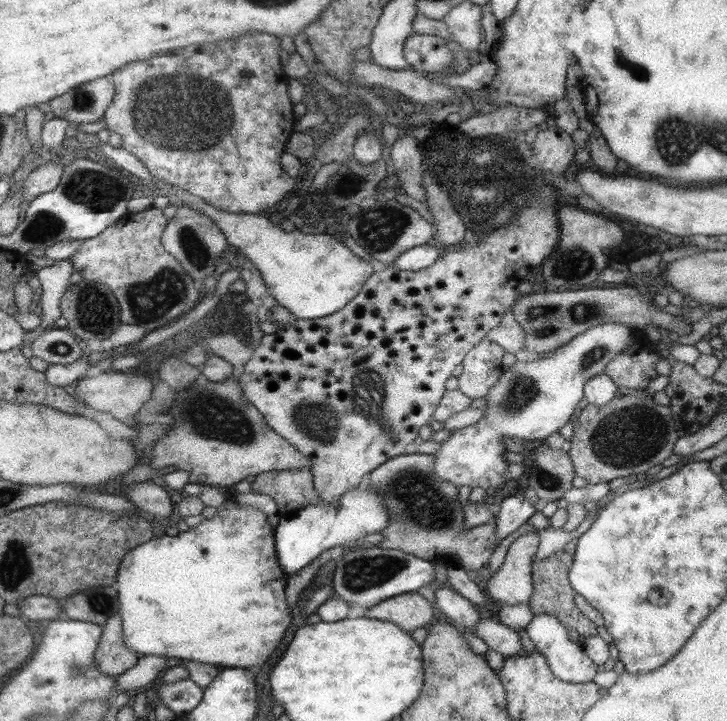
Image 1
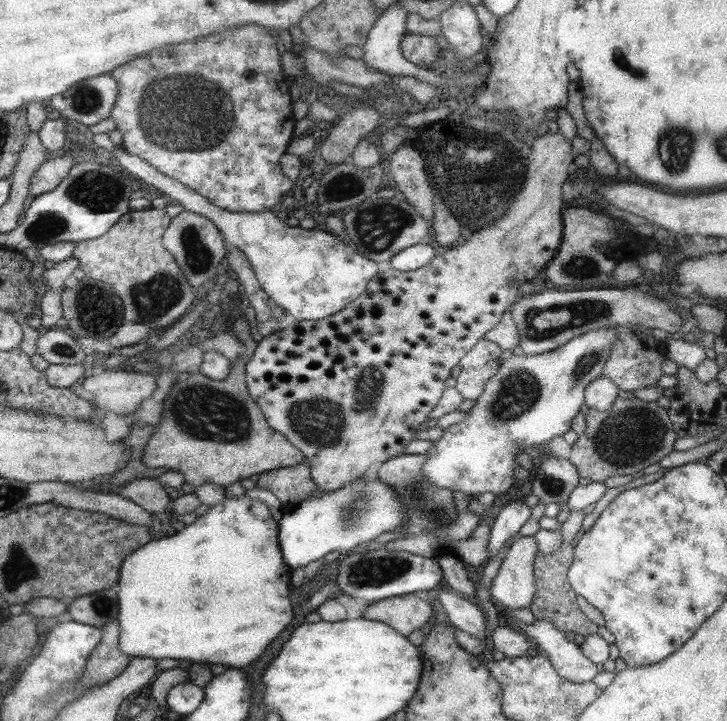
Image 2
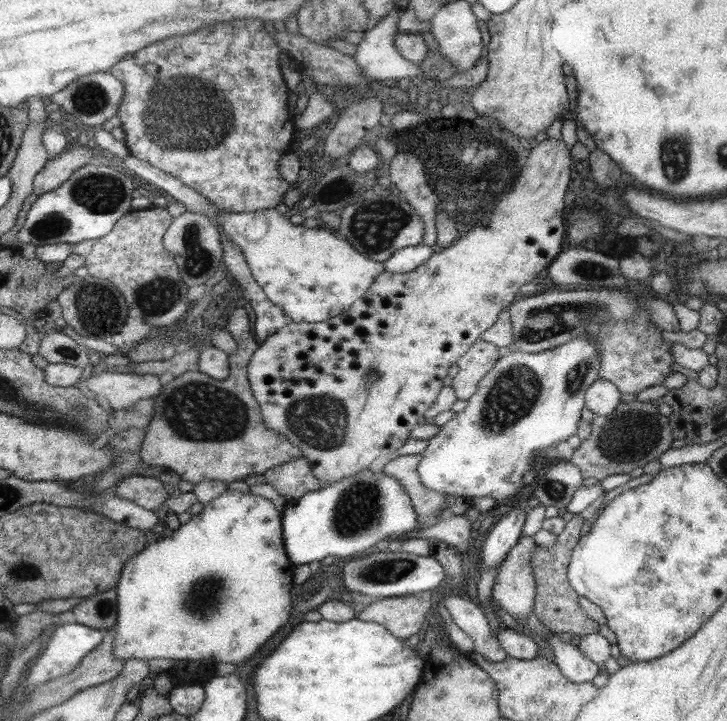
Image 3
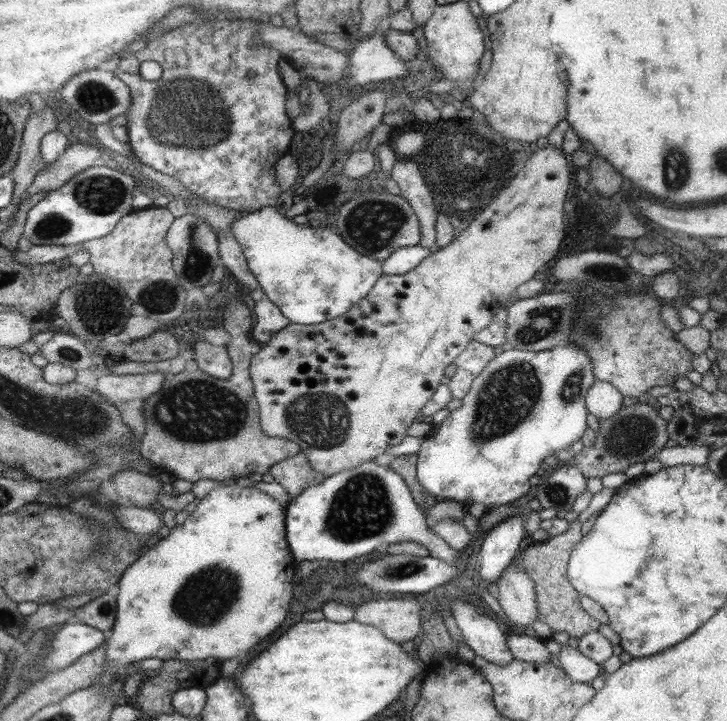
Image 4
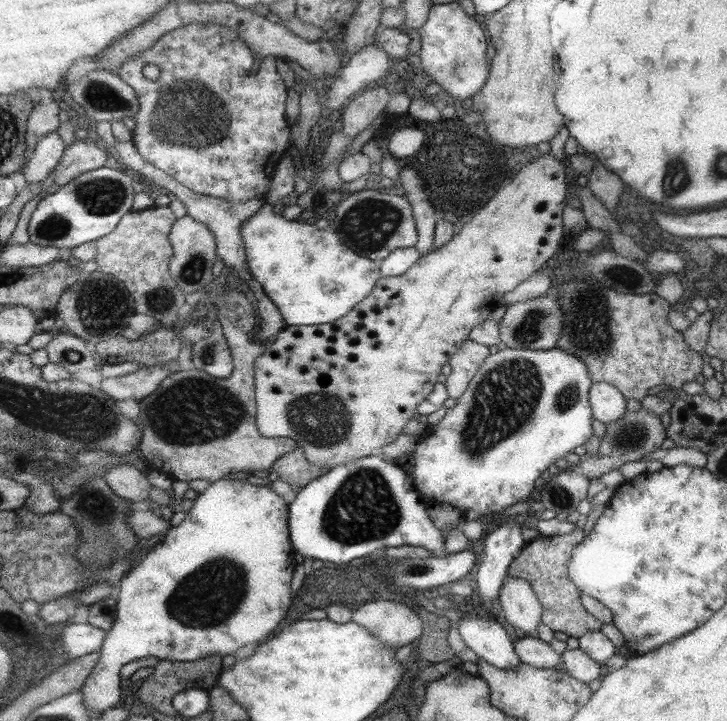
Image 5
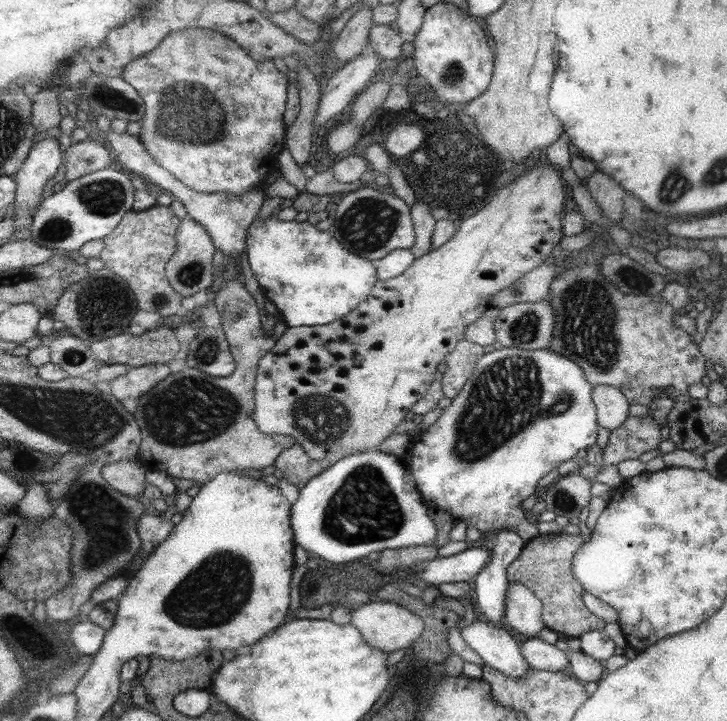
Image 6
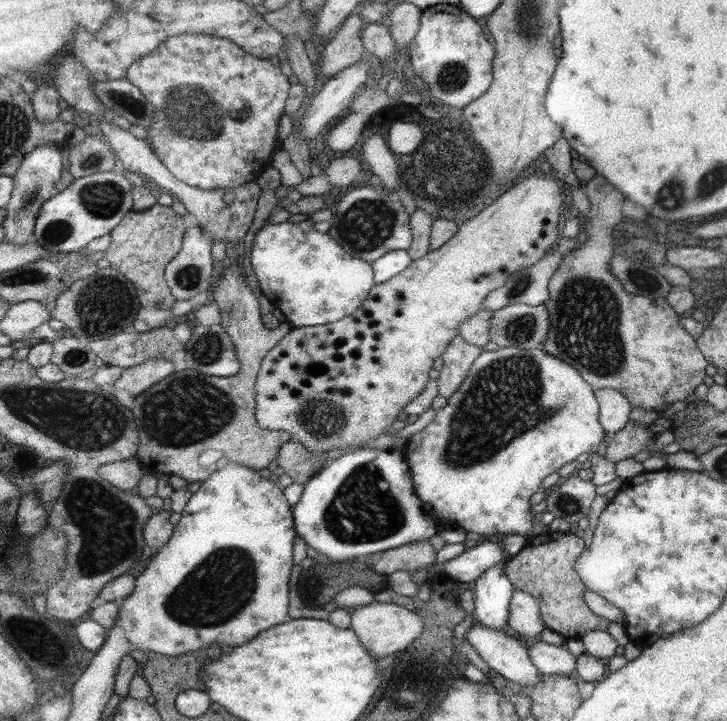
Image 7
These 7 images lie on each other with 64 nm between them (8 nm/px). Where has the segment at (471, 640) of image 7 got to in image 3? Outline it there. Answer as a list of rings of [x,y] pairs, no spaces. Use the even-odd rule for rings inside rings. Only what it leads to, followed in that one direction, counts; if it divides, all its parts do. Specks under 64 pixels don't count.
[[[463,593],[444,596],[443,604],[454,624],[473,641],[473,651],[476,654],[495,662],[508,657],[497,643],[496,633],[491,630],[484,611],[469,601]]]

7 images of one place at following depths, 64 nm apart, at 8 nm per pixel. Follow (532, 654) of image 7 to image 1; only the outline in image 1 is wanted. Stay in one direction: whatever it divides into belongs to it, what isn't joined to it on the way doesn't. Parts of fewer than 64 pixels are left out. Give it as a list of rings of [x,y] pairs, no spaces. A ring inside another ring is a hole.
[[[493,618],[477,620],[475,628],[469,632],[481,638],[490,653],[509,657],[517,655],[517,652],[522,649],[521,639],[516,631]]]

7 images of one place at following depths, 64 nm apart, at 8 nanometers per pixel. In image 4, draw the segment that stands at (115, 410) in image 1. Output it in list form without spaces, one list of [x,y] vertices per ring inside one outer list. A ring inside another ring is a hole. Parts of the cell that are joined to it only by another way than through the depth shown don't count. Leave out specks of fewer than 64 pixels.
[[[161,372],[116,376],[101,373],[93,390],[118,407],[129,400],[143,401],[158,392],[164,382]]]

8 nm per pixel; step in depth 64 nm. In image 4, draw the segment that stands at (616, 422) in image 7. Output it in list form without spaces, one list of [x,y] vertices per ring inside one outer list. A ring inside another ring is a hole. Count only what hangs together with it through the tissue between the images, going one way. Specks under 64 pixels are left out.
[[[595,380],[586,393],[586,408],[588,413],[599,418],[614,416],[622,406],[622,395],[604,381]]]

